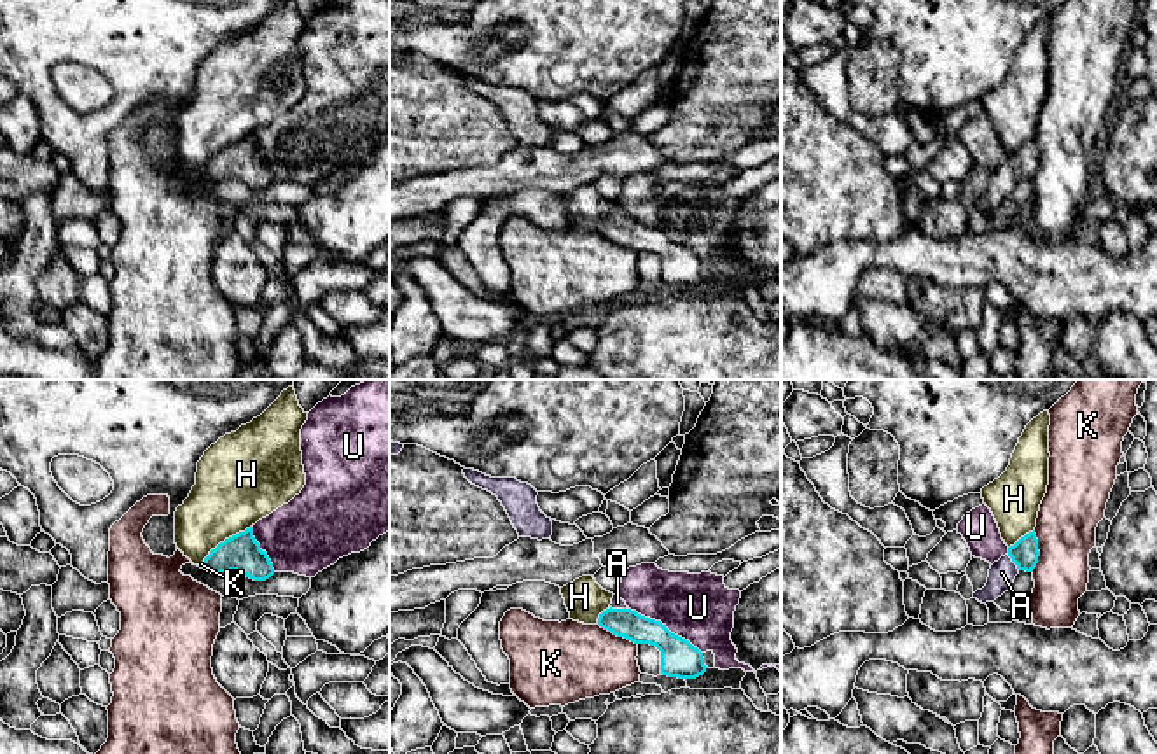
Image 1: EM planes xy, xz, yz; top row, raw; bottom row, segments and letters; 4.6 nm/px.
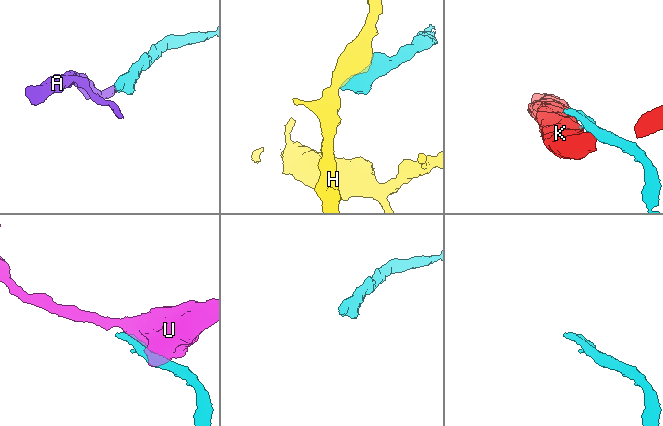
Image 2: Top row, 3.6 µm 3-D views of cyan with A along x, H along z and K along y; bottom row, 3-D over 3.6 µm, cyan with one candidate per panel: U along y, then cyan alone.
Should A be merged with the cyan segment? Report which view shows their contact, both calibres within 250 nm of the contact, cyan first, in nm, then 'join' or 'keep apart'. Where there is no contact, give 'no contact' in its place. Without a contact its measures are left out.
contact in yz; calibres 130 and 120 nm; join

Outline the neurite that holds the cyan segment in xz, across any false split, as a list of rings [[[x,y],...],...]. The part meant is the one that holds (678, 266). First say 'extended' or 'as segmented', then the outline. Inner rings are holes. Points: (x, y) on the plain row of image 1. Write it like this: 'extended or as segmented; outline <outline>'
extended; outline [[[613,203],[612,212],[598,226],[598,233],[634,252],[650,252],[661,259],[661,282],[678,287],[696,287],[706,280],[703,261],[689,248],[671,241],[661,229],[631,219]]]

